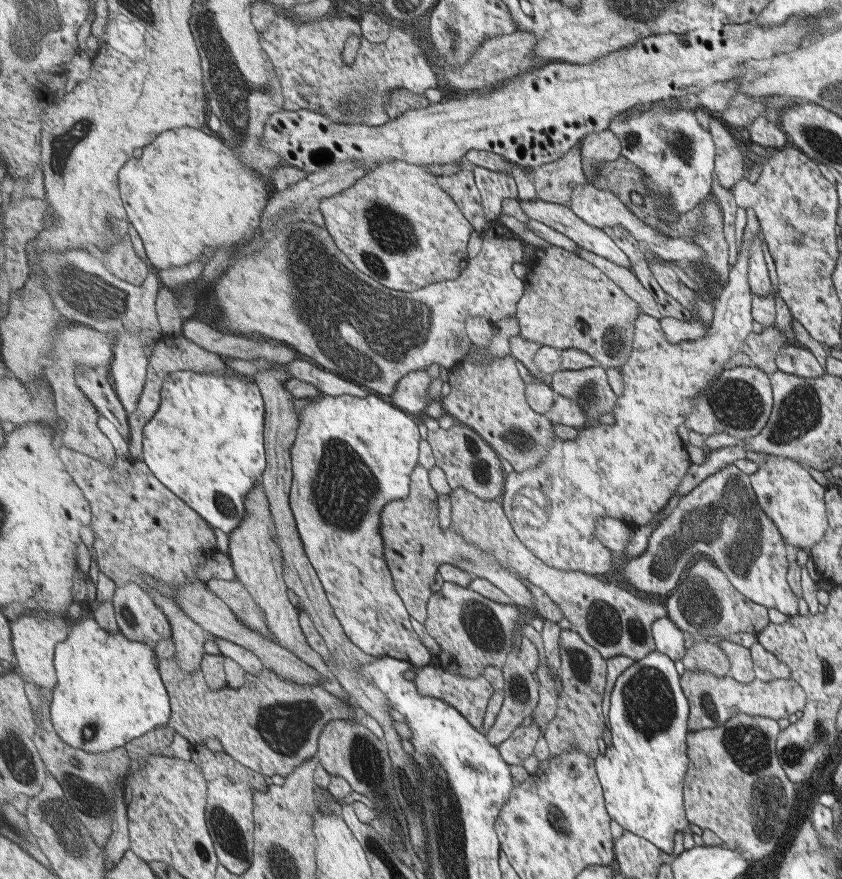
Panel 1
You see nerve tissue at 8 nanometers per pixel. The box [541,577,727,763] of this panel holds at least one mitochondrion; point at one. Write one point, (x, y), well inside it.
(649, 705)

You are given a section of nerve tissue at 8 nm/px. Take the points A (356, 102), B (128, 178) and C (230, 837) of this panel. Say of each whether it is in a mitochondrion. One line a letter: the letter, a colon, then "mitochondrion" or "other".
A: mitochondrion
B: other
C: mitochondrion

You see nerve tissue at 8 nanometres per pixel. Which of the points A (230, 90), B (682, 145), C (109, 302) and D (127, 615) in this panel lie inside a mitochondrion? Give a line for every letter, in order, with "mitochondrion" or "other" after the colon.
A: mitochondrion
B: mitochondrion
C: mitochondrion
D: mitochondrion

